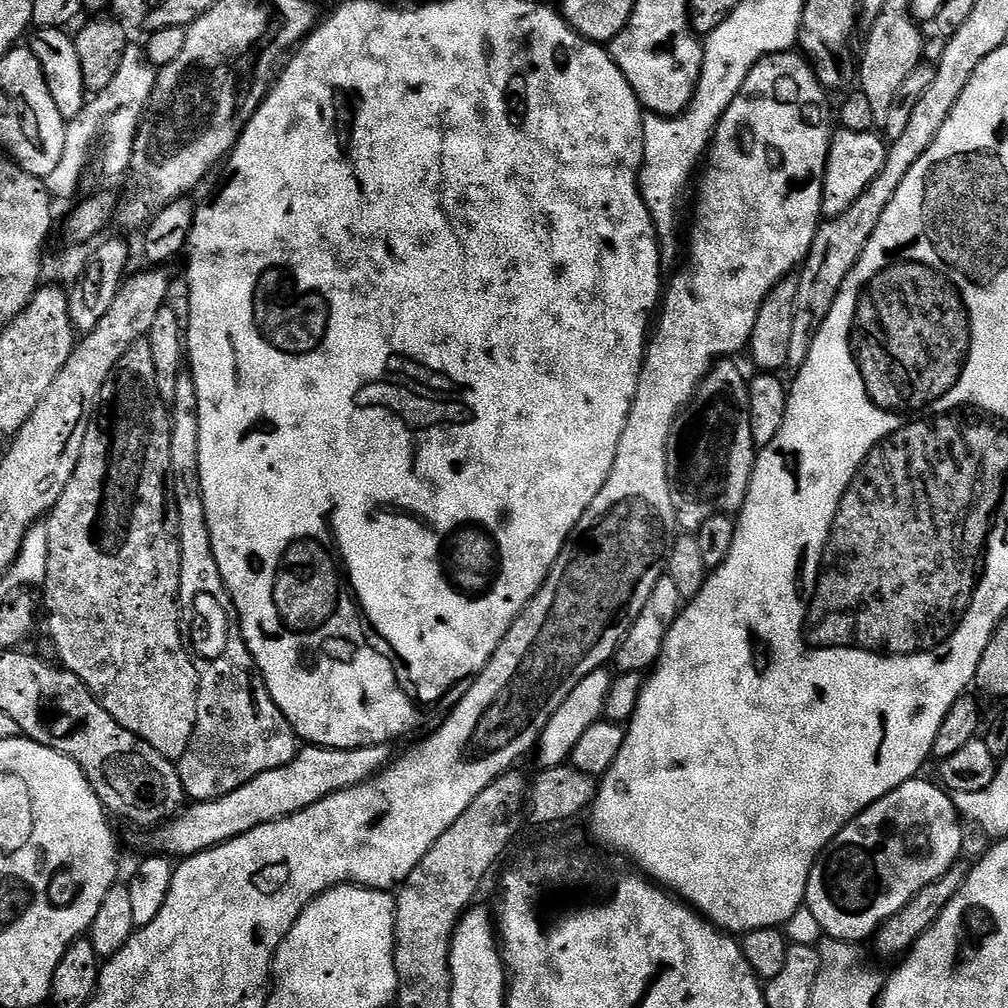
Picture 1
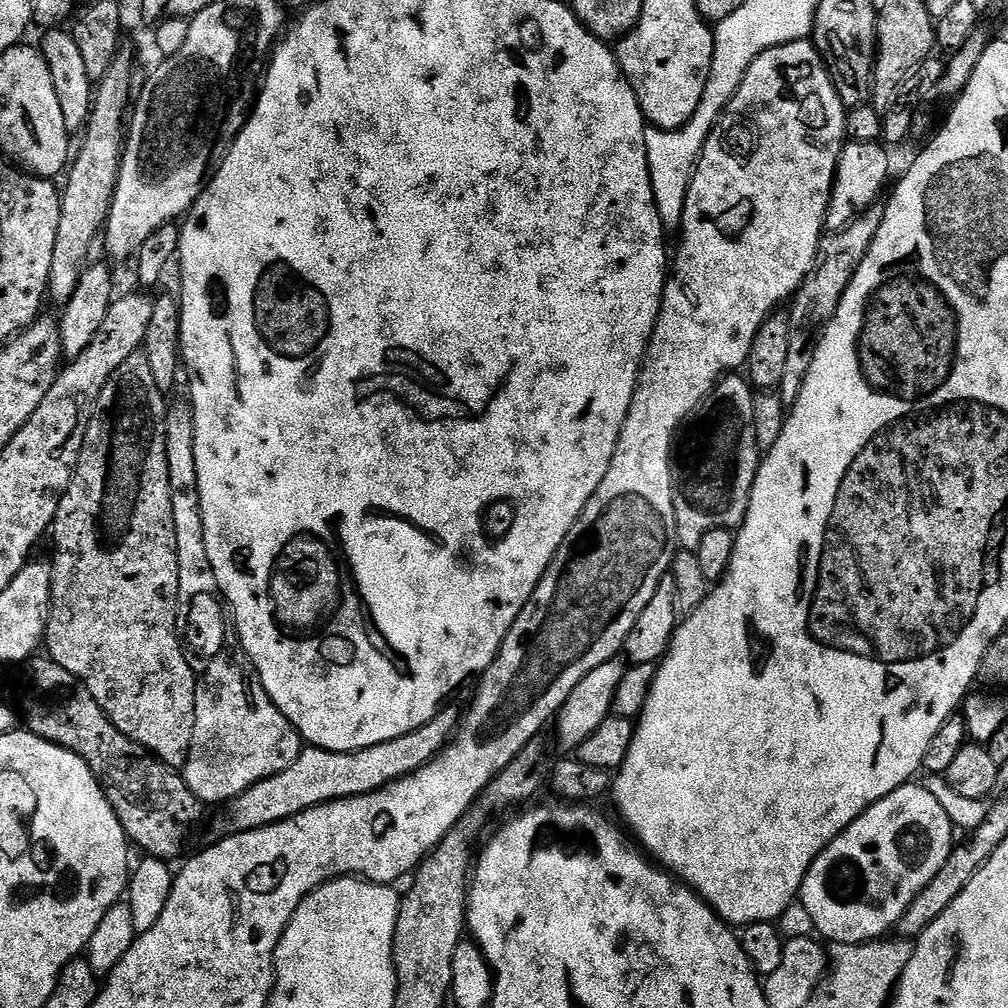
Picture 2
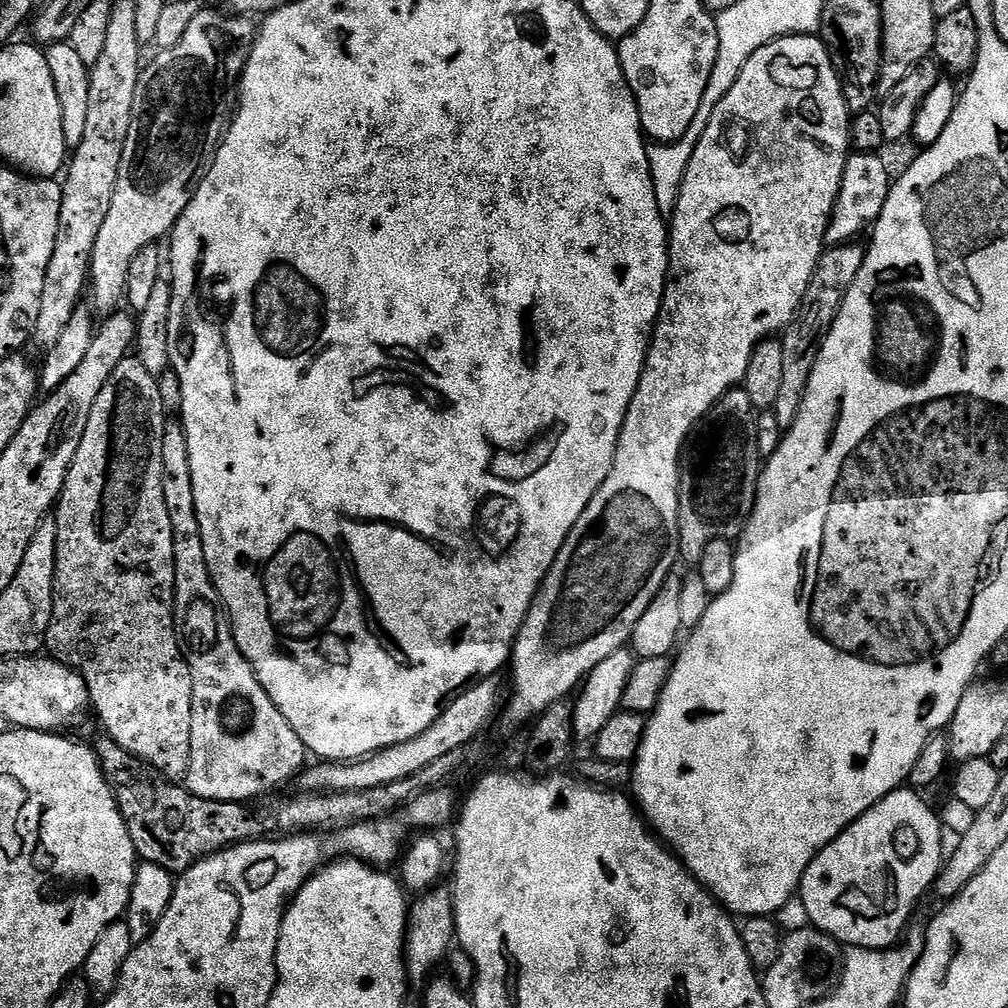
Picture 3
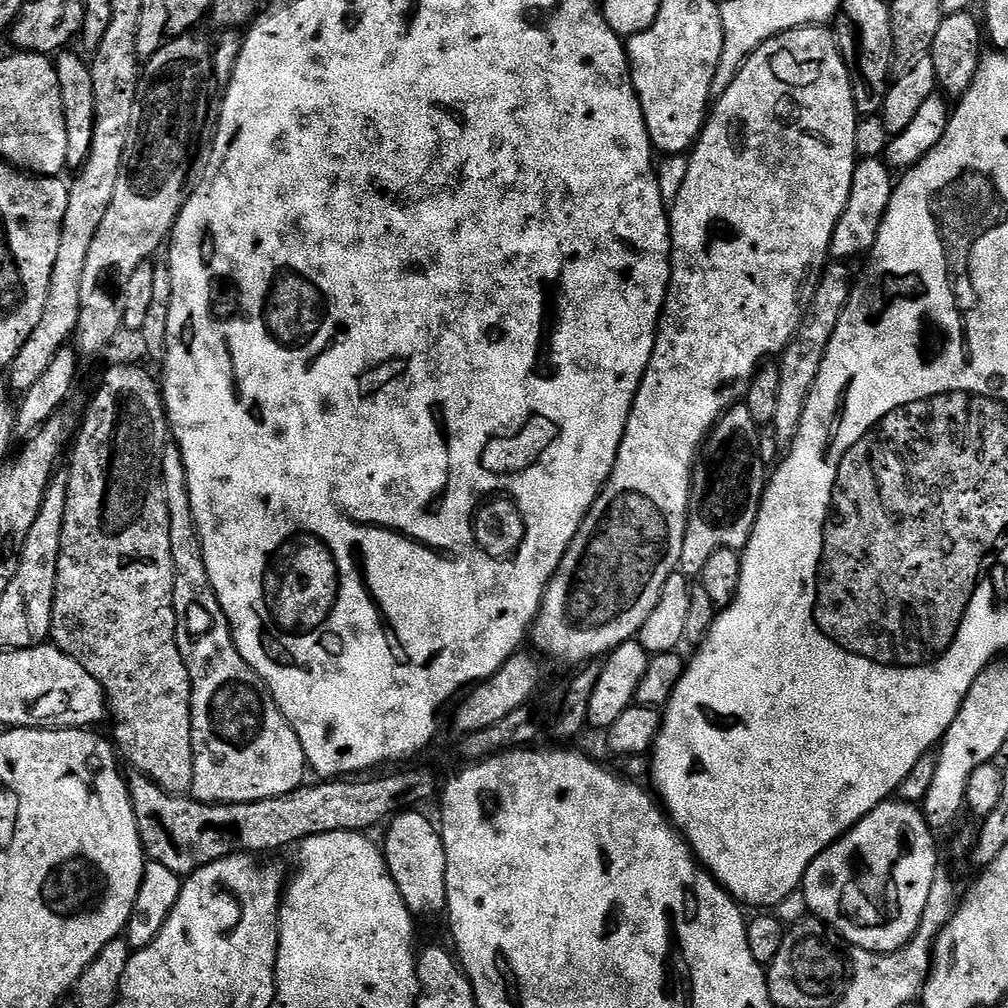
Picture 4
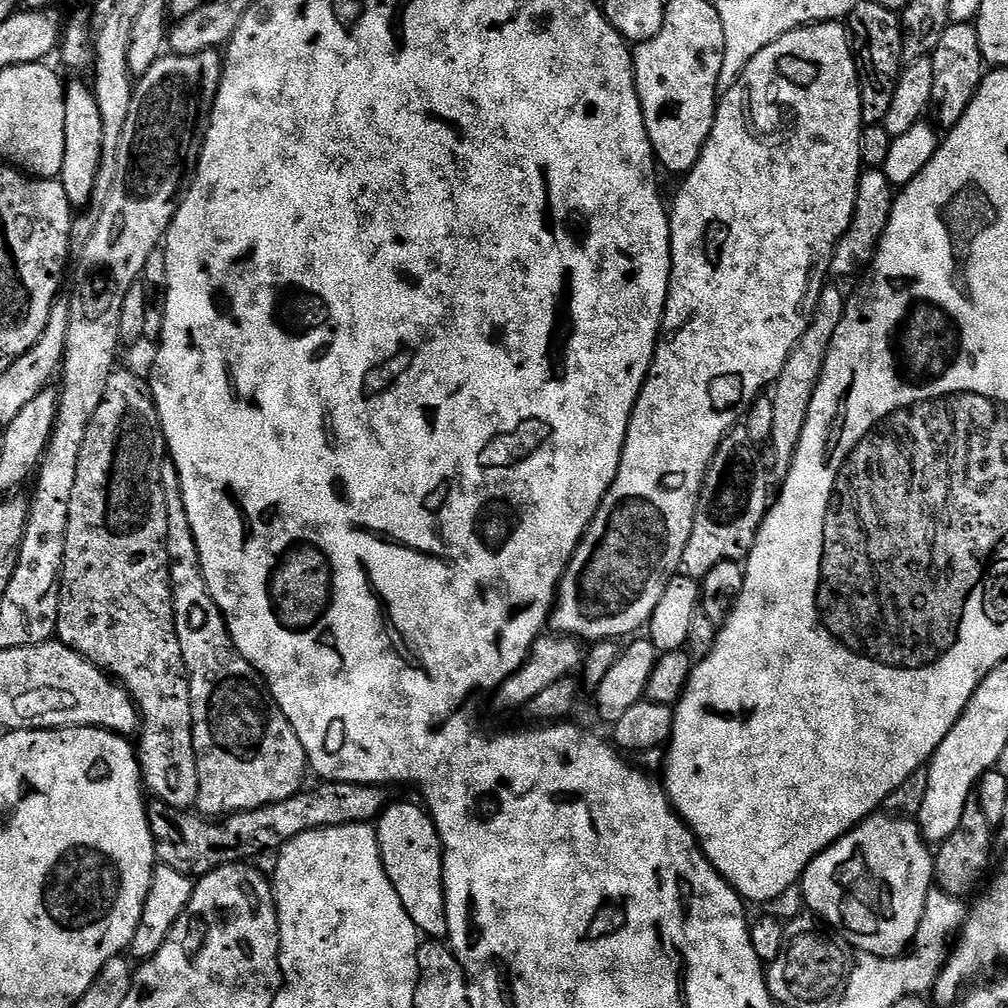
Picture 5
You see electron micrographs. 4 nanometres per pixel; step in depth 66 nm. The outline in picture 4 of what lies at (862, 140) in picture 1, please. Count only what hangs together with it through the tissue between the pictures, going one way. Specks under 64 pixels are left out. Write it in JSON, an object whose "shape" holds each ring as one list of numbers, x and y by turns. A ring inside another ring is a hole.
{"shape":[[860,160,854,170,854,182,850,182,850,198,846,202,846,210,838,218,838,226,834,226,834,234,828,247,829,257,836,262,852,262,855,256,867,257,878,238,878,230,886,218,886,210,890,206,894,172,879,160]]}

